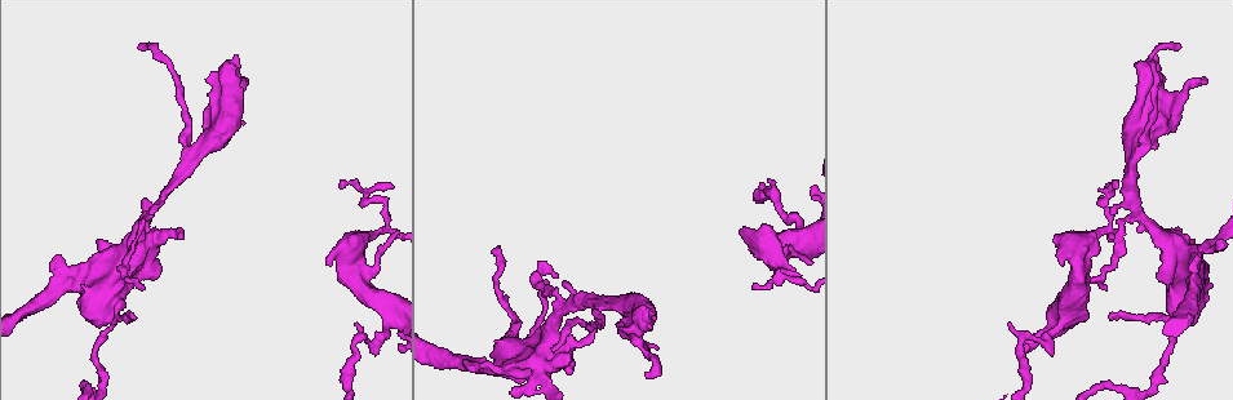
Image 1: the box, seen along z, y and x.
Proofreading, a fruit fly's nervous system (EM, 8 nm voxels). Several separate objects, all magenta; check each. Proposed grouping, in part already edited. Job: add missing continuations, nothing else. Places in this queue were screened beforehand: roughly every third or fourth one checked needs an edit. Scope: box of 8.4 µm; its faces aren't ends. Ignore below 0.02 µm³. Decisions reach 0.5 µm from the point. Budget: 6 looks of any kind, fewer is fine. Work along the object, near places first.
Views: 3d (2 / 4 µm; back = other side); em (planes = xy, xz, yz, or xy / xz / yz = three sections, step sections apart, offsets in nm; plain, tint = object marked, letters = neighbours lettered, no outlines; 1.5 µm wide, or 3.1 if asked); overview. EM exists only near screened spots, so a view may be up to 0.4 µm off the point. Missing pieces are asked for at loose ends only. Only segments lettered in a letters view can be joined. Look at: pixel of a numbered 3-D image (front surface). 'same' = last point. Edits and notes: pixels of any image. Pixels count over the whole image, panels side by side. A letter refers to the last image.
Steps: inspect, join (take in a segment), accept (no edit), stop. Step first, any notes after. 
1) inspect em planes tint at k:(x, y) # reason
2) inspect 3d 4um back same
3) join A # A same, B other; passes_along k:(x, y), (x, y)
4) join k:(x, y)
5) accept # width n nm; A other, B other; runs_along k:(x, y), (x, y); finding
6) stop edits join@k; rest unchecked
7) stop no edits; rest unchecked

inspect 3d 4um back at 1:(1205, 84) # thin end

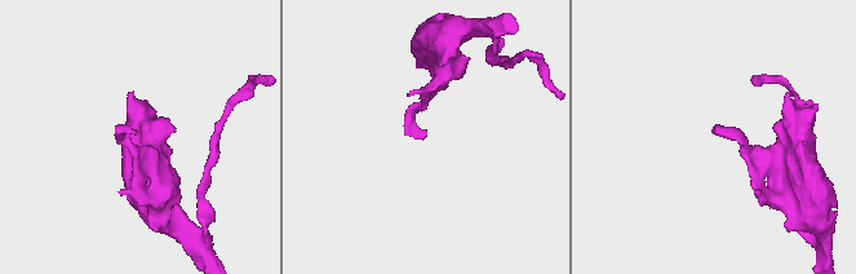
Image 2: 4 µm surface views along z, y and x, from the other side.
inspect em yz step 8 letters at 2:(137, 133) # now the EM

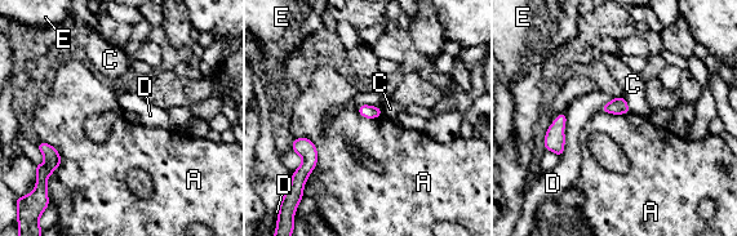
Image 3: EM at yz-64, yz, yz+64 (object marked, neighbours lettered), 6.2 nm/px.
inspect em planes letters same

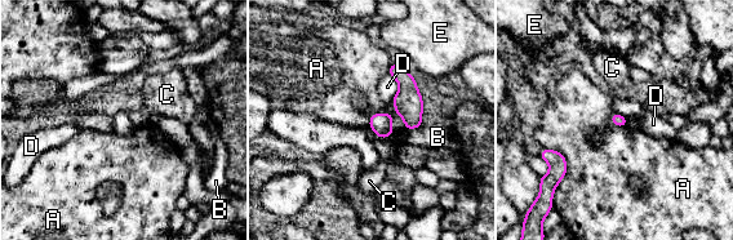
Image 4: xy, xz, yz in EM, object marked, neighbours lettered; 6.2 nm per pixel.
accept # A other, B other, C other, D other, E other; border 4:(543, 147), (565, 160), (556, 186); none of them fits

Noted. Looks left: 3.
inspect 3d 2um at 1:(133, 314) # tapers out

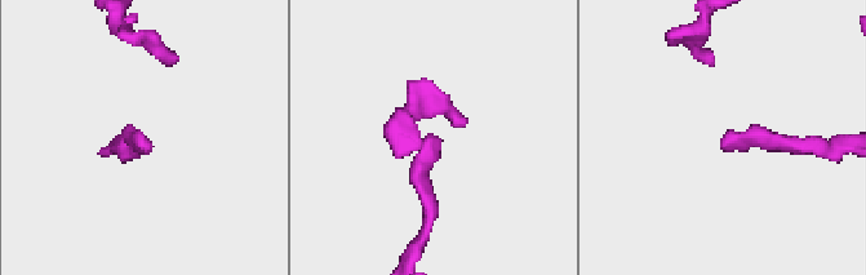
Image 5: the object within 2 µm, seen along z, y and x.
inspect em planes letters at 5:(144, 145)

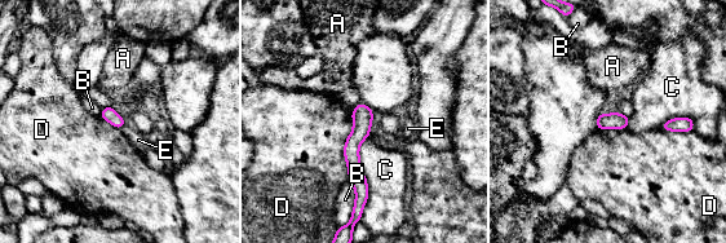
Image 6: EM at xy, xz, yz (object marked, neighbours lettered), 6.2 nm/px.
accept # longest_contact C 460 nm; A other, B other, C other, D other, E other; runs_along 6:(362, 107), (353, 142), (358, 199); no lettered segment goes on from it

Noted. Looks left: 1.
inspect em planes letters at 1:(1118, 185) # branch stops here

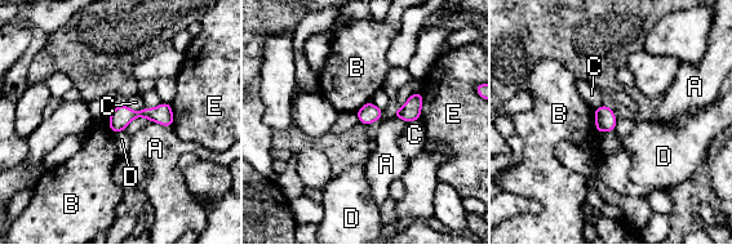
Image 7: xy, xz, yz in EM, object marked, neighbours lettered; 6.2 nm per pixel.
accept # longest_contact A 170 nm; A other, B other, C other, D other, E other; border 7:(612, 130), (599, 133); no lettered segment goes on from it

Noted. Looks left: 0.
stop no edits; rest unchecked

